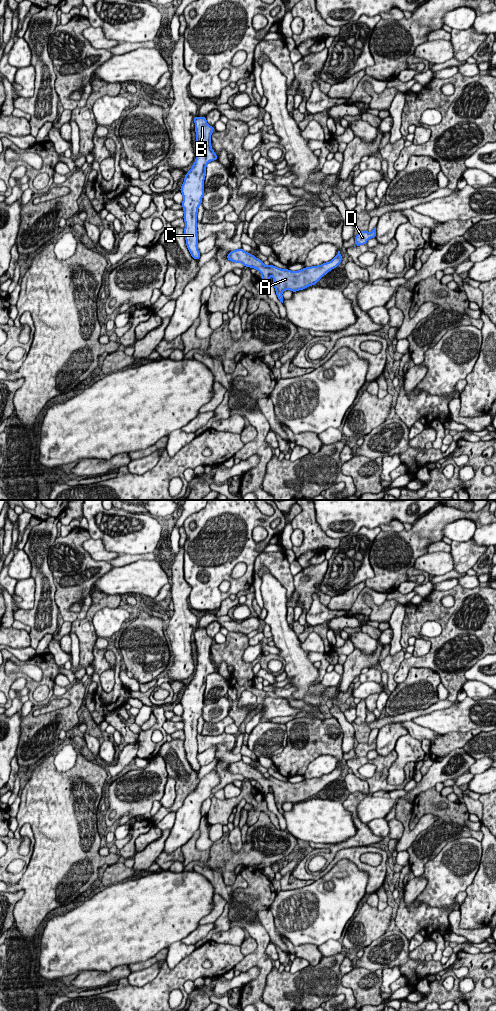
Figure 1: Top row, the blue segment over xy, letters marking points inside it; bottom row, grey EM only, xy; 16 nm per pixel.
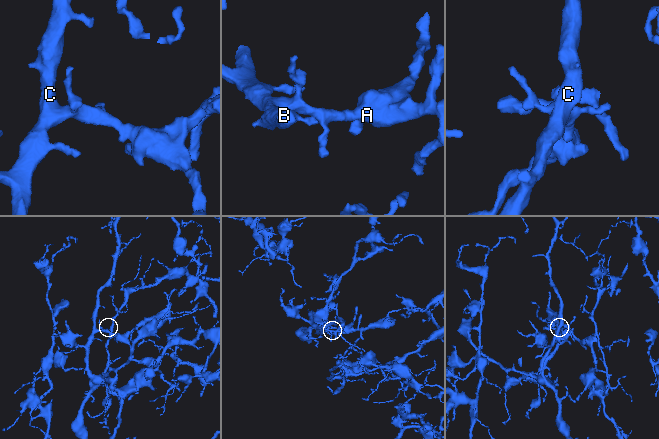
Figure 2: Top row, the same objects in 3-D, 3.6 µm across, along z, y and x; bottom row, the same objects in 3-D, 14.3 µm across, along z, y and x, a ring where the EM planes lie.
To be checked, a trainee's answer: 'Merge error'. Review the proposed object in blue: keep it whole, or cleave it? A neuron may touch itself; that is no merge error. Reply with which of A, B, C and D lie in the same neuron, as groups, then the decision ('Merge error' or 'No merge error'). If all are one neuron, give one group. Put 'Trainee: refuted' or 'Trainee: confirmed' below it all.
Groups: A B C D. No merge error
Trainee: refuted

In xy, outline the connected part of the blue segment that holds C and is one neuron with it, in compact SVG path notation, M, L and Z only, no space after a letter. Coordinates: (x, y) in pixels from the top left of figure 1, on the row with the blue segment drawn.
M195 116L193 121L195 123L197 154L192 168L184 177L180 191L183 196L182 210L184 211L186 246L191 256L199 260L201 254L197 246L199 243L197 236L198 207L202 204L202 198L205 194L204 180L207 164L217 160L218 156L211 146L211 134L214 127L207 123L206 116Z

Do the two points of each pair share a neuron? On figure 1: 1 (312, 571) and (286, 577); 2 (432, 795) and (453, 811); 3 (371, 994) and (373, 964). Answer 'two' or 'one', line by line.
1: two
2: one
3: two

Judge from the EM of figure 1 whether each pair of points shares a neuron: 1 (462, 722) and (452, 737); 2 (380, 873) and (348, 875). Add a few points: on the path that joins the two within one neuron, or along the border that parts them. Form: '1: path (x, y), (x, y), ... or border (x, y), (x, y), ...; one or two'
1: border (479, 729), (439, 735); two
2: border (349, 860), (368, 874), (366, 892); two

